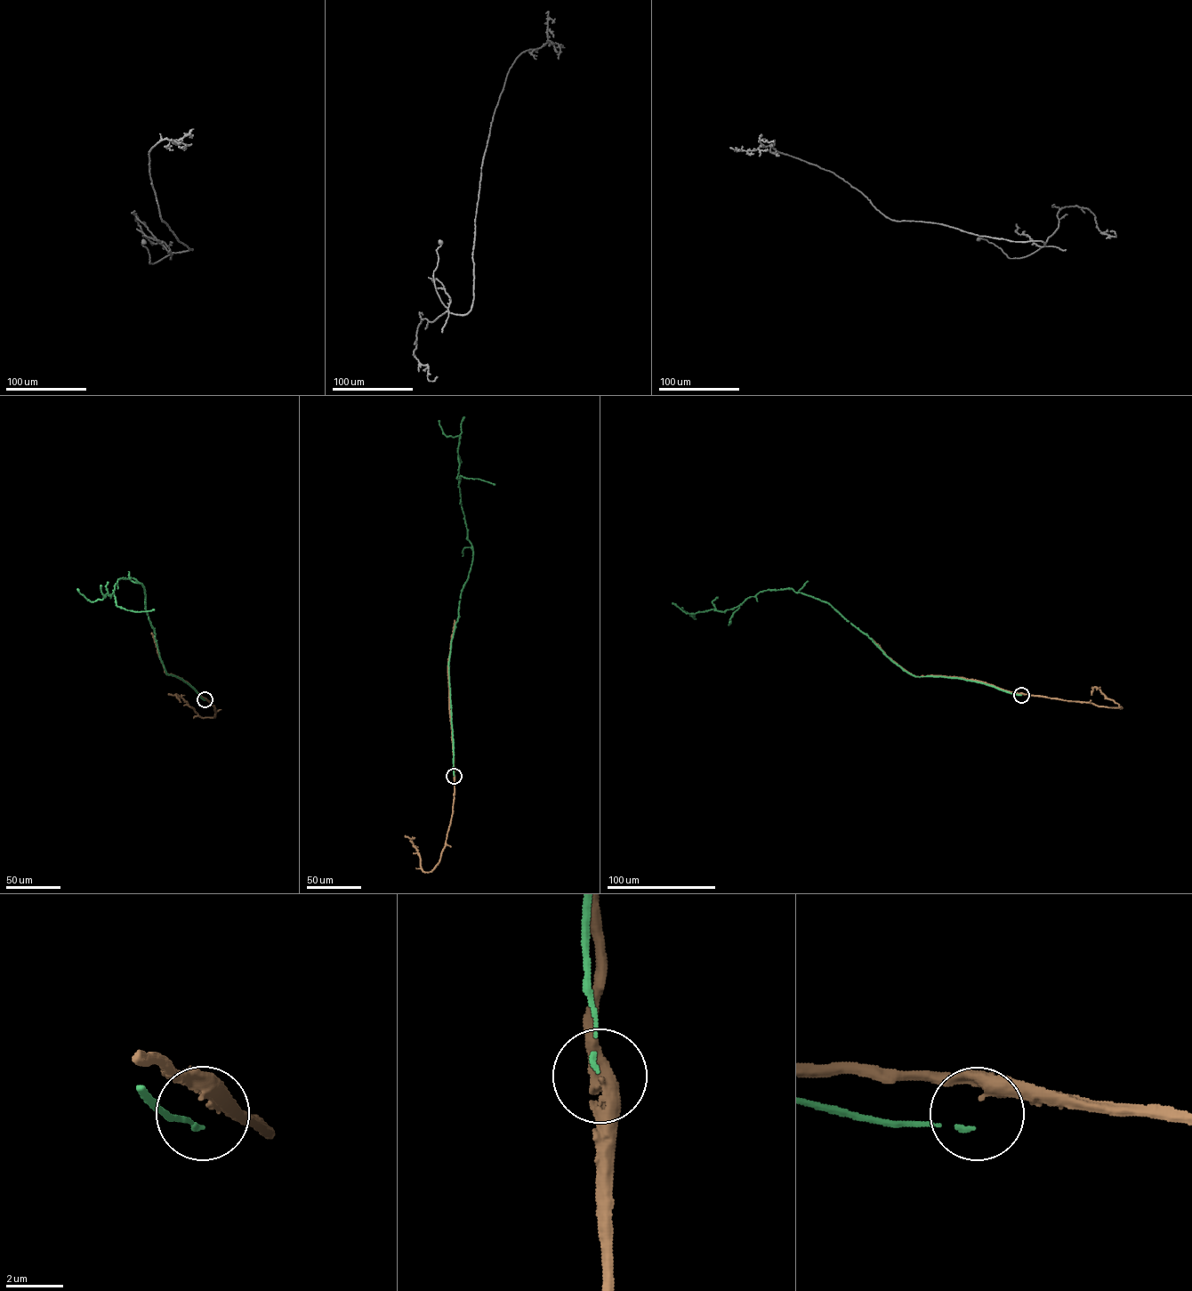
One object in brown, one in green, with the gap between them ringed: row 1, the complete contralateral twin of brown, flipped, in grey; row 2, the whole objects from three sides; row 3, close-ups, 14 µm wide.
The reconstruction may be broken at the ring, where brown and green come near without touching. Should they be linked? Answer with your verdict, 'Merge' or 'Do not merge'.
Do not merge

